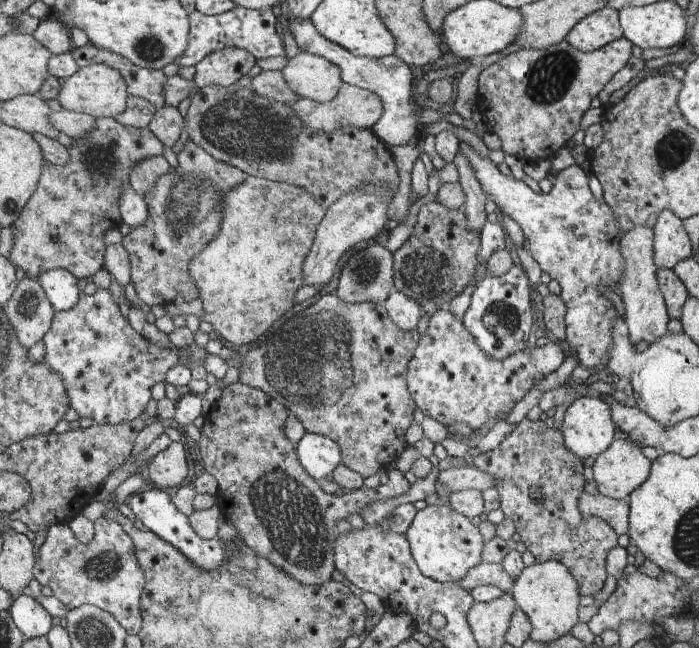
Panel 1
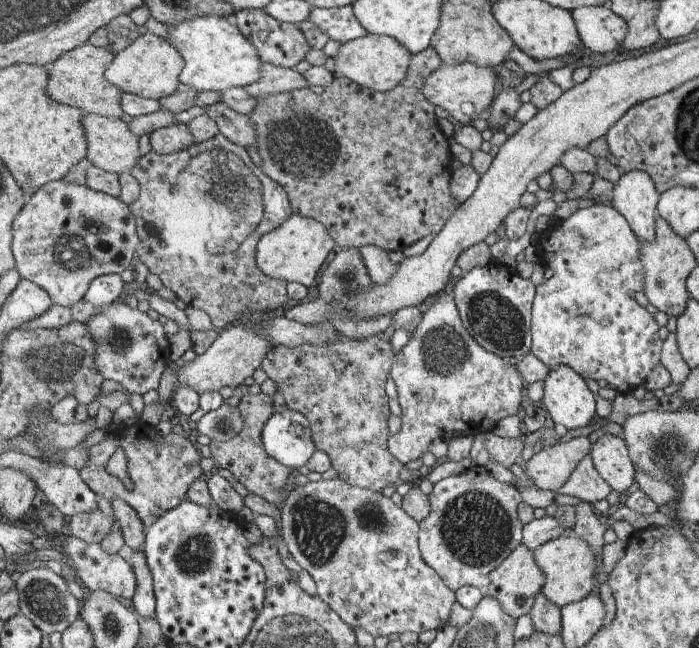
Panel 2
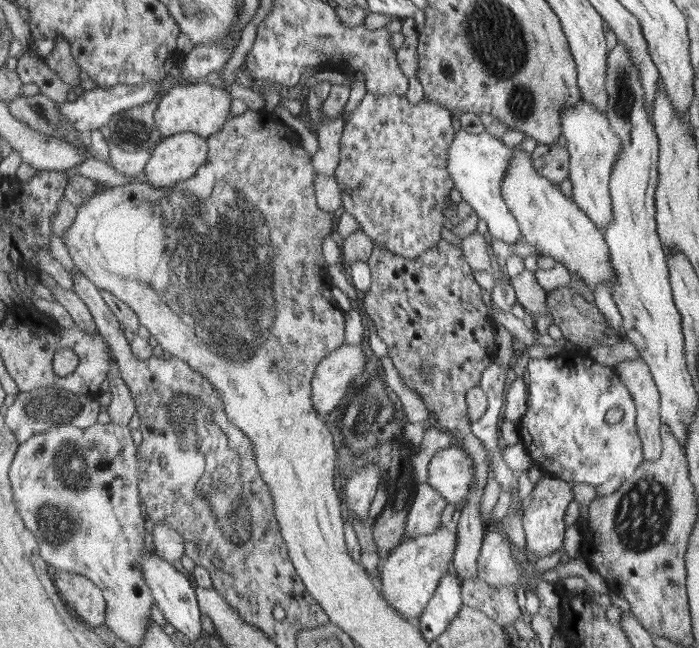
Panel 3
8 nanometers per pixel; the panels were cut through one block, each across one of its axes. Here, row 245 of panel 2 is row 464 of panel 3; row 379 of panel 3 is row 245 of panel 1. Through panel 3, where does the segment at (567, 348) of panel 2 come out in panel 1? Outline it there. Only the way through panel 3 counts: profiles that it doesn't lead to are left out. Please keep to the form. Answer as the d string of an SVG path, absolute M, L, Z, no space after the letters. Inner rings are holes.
M459 141L458 151L463 158L467 158L481 192L502 214L519 225L533 261L559 284L559 296L565 305L563 322L566 347L577 357L580 367L590 370L594 366L605 366L605 360L609 358L609 354L605 354L609 350L607 346L611 344L613 348L613 316L603 314L615 314L617 318L617 312L613 310L616 304L611 300L601 300L601 294L605 298L601 288L611 286L603 282L618 283L621 278L624 233L619 230L619 222L615 220L615 214L607 202L595 198L595 190L591 190L592 173L583 170L583 166L573 164L557 172L549 193L538 194L523 181L501 174L486 154L477 153L469 144ZM597 284L603 284L599 286L599 292L595 288Z

